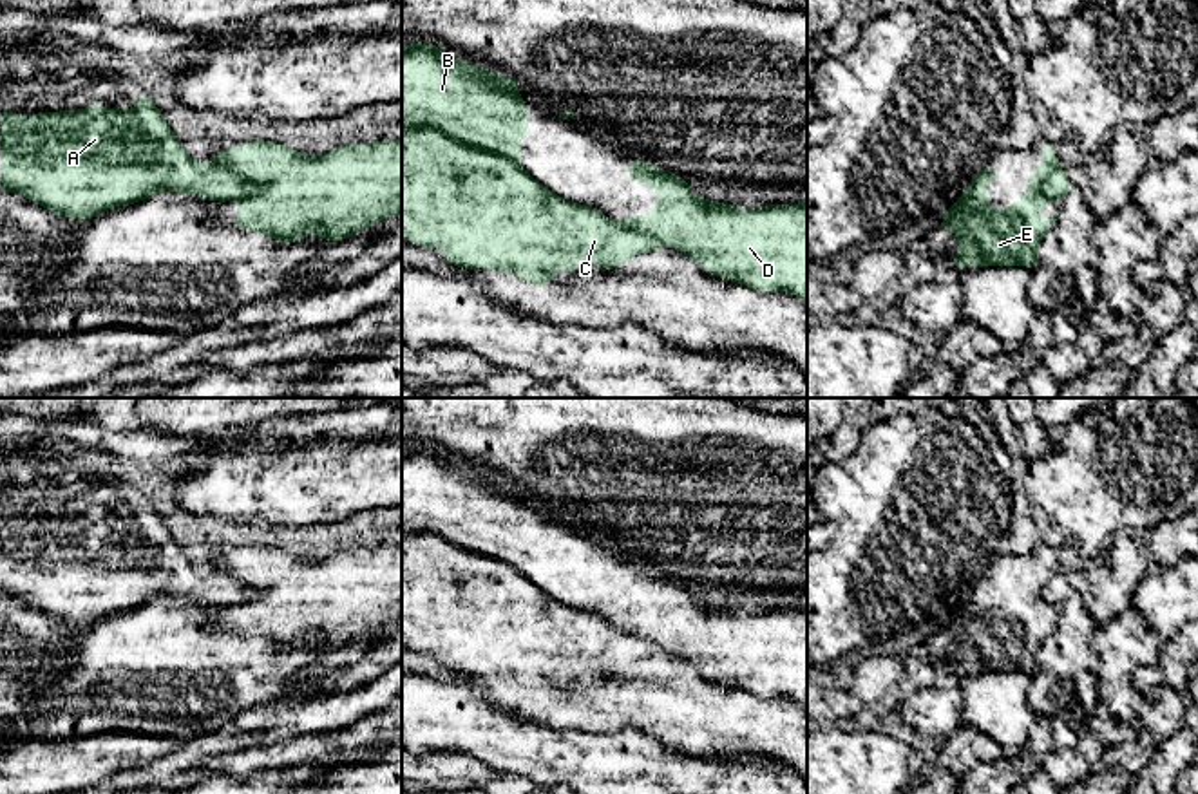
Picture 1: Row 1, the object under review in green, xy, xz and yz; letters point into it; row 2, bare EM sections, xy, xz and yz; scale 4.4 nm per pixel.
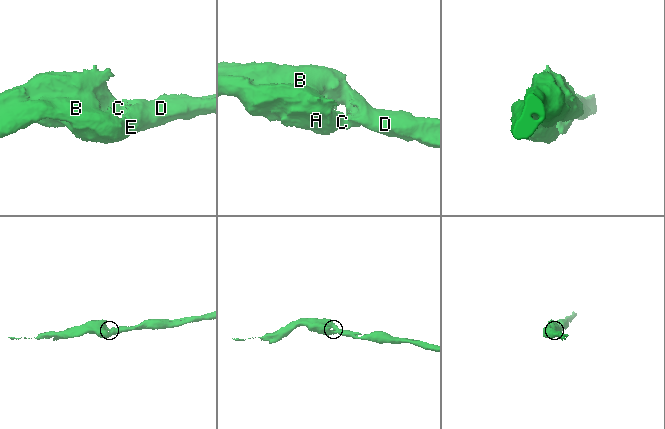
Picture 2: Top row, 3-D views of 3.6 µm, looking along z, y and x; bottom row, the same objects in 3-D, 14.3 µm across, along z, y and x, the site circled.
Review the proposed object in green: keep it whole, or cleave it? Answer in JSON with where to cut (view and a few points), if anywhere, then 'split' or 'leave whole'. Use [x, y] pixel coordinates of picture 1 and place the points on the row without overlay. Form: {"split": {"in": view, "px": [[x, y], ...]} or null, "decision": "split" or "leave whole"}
{"split": {"in": "xz", "px": [[402, 532], [438, 532], [460, 547], [498, 557], [516, 568]]}, "decision": "split"}

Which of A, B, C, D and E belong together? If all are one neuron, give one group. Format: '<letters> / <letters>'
A C / B D E

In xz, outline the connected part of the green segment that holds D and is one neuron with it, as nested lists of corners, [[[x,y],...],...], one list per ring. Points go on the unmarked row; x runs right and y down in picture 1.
[[[628,564],[626,572],[628,582],[646,588],[659,597],[659,606],[657,613],[648,622],[623,622],[624,633],[680,655],[715,682],[744,689],[760,698],[789,696],[807,705],[807,608],[740,613],[699,602],[682,582],[657,573],[651,568]]]

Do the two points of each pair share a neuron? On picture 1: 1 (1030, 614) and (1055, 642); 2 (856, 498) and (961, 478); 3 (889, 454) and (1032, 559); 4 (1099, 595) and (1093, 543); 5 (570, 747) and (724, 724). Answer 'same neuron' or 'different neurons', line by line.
1: different neurons
2: same neuron
3: different neurons
4: different neurons
5: different neurons

